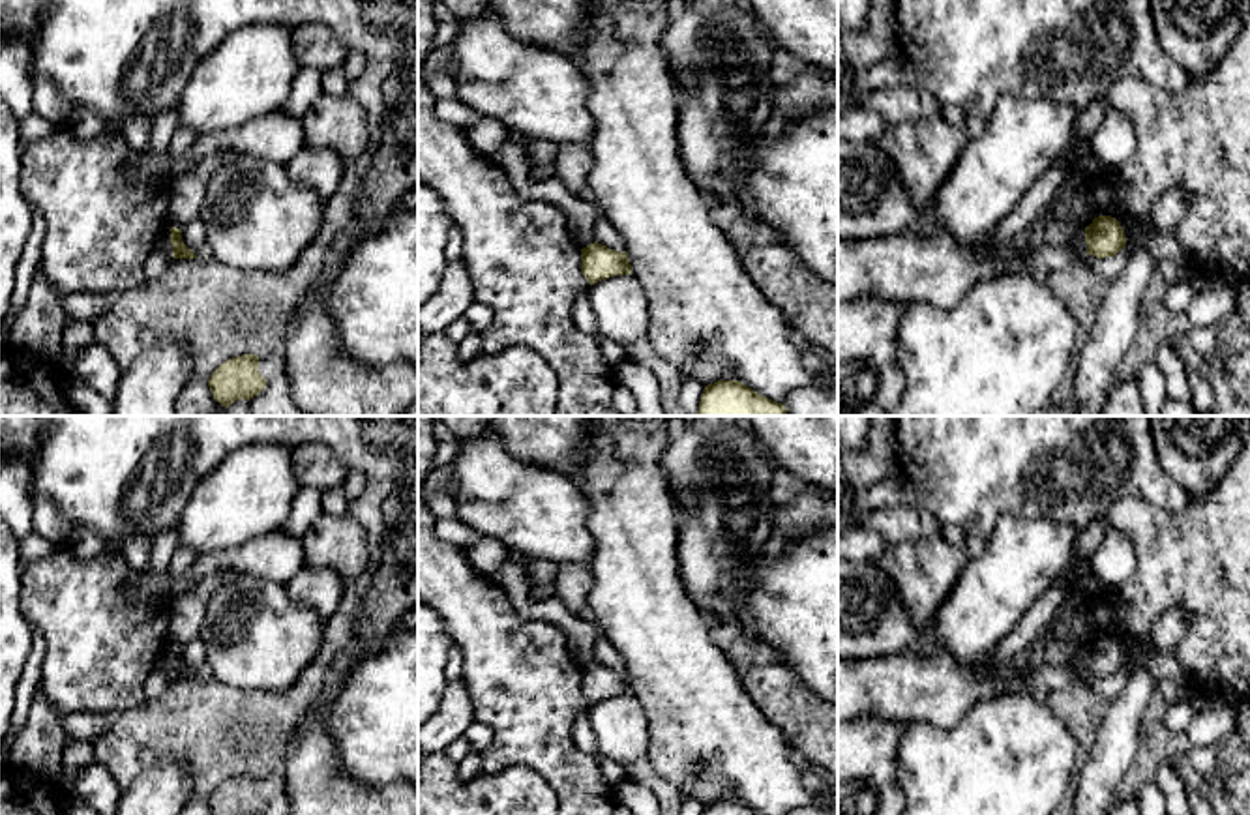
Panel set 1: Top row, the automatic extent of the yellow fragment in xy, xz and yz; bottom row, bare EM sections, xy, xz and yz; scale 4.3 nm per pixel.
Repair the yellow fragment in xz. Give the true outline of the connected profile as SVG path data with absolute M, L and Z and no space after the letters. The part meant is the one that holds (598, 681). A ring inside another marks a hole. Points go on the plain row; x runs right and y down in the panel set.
M598 661L581 669L581 691L590 704L613 695L632 693L628 673L609 669Z

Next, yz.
M1098 635L1085 646L1087 674L1113 676L1126 665L1121 643L1111 635Z

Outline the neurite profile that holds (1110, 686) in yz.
M1124 665L1117 674L1096 678L1093 674L1083 674L1083 682L1096 693L1104 695L1106 699L1115 699L1124 684L1128 682L1132 667Z

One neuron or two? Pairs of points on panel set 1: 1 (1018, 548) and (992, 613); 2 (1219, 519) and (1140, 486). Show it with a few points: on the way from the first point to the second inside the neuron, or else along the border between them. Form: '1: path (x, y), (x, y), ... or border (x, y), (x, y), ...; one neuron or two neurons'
1: path (1018, 564), (992, 596); one neuron
2: border (1144, 499), (1168, 510), (1181, 510), (1192, 499); two neurons

